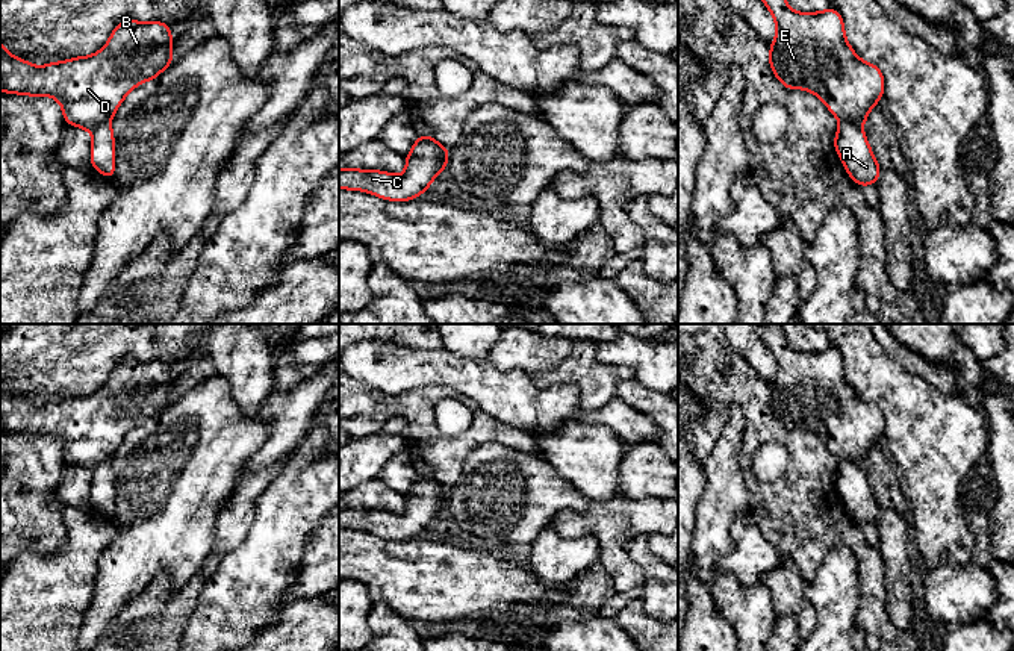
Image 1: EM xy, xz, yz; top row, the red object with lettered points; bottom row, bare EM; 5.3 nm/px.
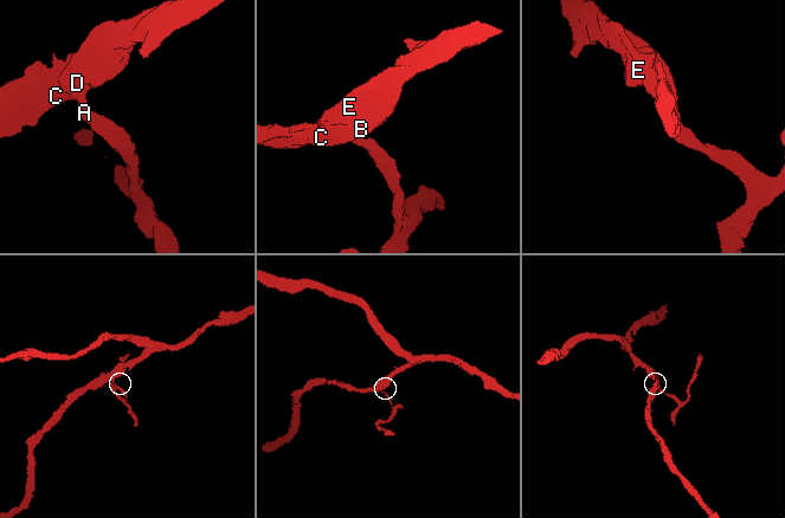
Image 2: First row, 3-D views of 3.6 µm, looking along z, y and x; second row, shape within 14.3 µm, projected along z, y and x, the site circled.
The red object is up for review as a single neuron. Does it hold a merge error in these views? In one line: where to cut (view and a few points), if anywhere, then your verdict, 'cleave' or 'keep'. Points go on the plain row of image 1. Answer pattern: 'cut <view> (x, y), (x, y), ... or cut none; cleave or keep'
cut yz (840, 460), (852, 460), (860, 467); cleave

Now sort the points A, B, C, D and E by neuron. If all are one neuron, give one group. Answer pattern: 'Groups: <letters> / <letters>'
Groups: A / B C D E

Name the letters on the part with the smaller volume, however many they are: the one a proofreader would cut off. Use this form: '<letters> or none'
A

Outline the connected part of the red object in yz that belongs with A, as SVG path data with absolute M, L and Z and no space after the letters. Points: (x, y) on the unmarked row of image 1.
M840 462L832 480L851 518L861 527L864 524L876 524L881 506L863 468L854 462Z

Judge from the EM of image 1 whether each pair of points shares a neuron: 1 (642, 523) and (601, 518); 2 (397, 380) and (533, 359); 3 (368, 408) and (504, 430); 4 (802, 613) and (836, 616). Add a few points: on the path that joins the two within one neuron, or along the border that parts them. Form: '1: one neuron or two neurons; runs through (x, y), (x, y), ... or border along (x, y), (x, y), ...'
1: one neuron; runs through (631, 520), (612, 520)
2: two neurons; border along (486, 361), (503, 371), (527, 373)
3: one neuron; runs through (401, 408), (439, 442), (465, 442), (471, 438)
4: two neurons; border along (802, 583), (802, 592), (816, 618), (810, 635)

